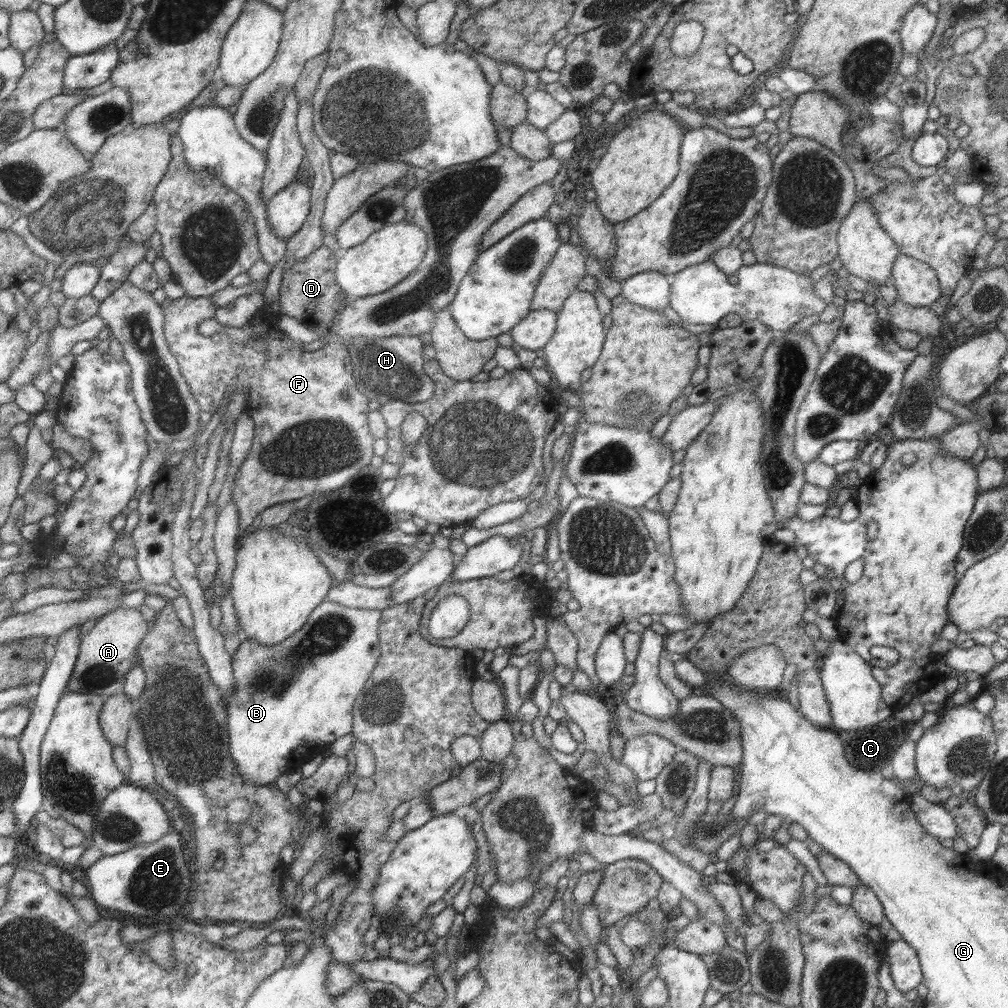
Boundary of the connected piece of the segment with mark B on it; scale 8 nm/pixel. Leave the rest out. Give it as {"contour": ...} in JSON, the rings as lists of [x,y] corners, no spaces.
{"contour":[[[328,600],[321,601],[311,612],[309,618],[299,631],[293,632],[289,638],[285,638],[283,642],[273,645],[259,644],[257,640],[249,640],[246,638],[232,652],[231,674],[232,674],[232,691],[228,695],[223,695],[224,711],[226,712],[226,735],[228,738],[228,754],[232,762],[237,767],[239,776],[243,778],[243,782],[254,784],[255,786],[274,785],[278,776],[287,771],[297,773],[298,767],[313,756],[316,752],[331,745],[339,736],[343,736],[350,732],[352,727],[352,708],[353,701],[357,698],[357,694],[361,694],[365,686],[365,680],[371,676],[371,671],[375,668],[377,659],[380,655],[379,638],[377,628],[380,624],[379,609],[362,609],[343,606],[336,602]]]}

